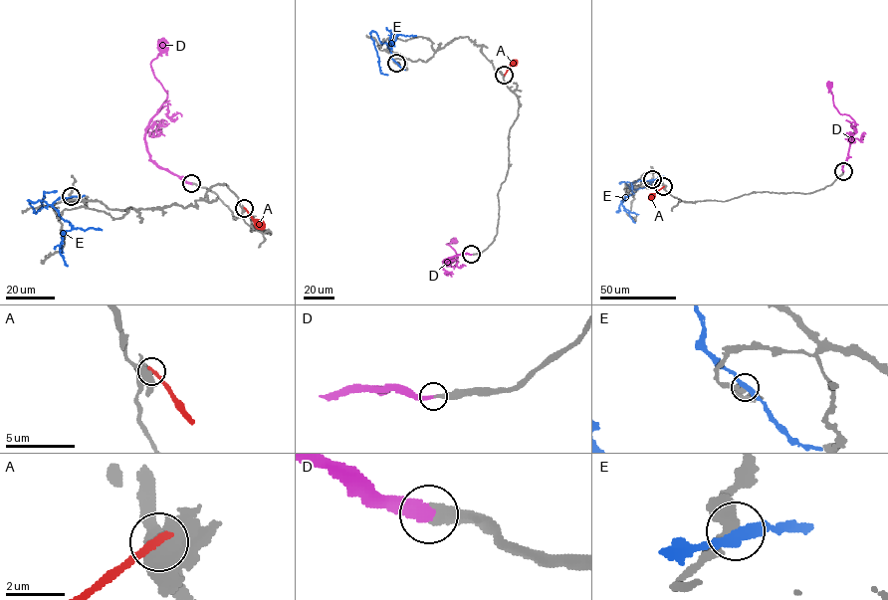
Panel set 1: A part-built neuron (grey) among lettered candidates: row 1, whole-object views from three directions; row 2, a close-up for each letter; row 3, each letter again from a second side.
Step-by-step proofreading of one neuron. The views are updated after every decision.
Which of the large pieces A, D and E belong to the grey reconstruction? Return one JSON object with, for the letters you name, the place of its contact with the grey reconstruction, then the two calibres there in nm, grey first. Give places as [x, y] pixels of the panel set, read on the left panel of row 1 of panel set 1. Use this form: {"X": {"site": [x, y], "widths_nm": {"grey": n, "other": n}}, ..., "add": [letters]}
{"D": {"site": [191, 183], "widths_nm": {"grey": 360, "other": 400}}, "add": ["D"]}

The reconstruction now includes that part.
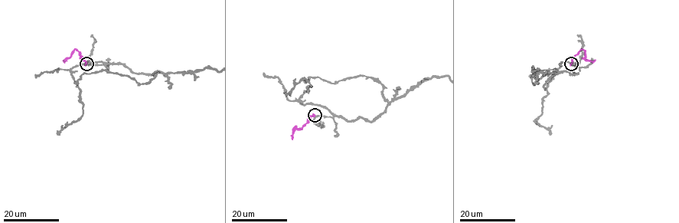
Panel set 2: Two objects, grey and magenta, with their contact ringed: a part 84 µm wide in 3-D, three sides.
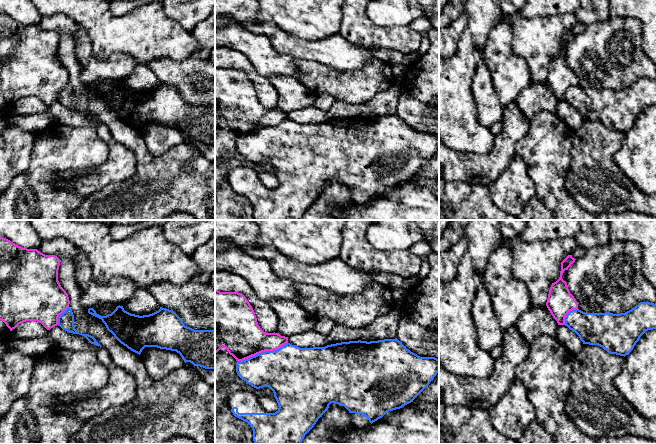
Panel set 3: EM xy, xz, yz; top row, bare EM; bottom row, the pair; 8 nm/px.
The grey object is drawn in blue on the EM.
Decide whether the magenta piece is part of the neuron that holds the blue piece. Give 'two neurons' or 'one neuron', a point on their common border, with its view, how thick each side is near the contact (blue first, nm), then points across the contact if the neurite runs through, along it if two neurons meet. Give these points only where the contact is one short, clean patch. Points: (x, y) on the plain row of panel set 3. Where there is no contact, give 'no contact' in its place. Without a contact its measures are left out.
two neurons | xz (262, 128) | 380/340 nm | along xz (287, 118), (276, 125), (265, 126), (237, 137)

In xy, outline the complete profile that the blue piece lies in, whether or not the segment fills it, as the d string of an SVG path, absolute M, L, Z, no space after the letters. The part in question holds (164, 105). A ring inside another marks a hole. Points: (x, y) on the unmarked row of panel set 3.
M123 82L106 92L96 89L93 84L88 89L101 95L107 106L131 127L141 130L145 123L157 123L176 127L184 138L190 138L194 142L205 145L215 145L215 106L194 106L184 101L182 95L173 87L160 83L160 85L149 91L135 91L124 86Z

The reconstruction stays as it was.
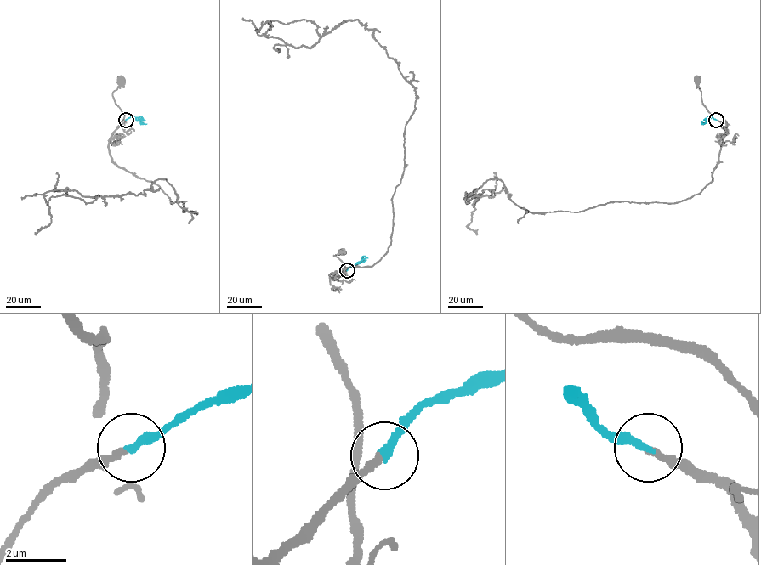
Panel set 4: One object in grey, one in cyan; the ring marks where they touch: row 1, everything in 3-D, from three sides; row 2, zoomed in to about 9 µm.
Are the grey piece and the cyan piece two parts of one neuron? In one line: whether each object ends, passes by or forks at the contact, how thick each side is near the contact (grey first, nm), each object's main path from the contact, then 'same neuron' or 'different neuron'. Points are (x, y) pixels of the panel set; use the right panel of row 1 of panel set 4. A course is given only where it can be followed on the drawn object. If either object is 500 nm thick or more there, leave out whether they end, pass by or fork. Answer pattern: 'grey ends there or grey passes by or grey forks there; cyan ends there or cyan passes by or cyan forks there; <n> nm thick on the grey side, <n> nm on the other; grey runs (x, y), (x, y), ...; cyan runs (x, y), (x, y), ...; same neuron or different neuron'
grey ends there; cyan ends there; 240 nm thick on the grey side, 240 nm on the other; grey runs (716, 120), (725, 128), (727, 122), (719, 115), (711, 113), (702, 103), (697, 81); cyan runs (716, 120), (710, 116), (704, 122); same neuron

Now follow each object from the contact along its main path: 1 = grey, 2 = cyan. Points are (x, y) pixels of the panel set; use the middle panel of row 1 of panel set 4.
1: (347, 270), (338, 279), (344, 278), (345, 266), (333, 255), (343, 251)
2: (347, 270), (366, 257), (360, 258)

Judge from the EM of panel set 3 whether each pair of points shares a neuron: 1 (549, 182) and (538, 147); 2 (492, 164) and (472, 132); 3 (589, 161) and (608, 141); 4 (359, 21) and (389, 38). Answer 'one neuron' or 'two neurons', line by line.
1: one neuron
2: two neurons
3: one neuron
4: one neuron

